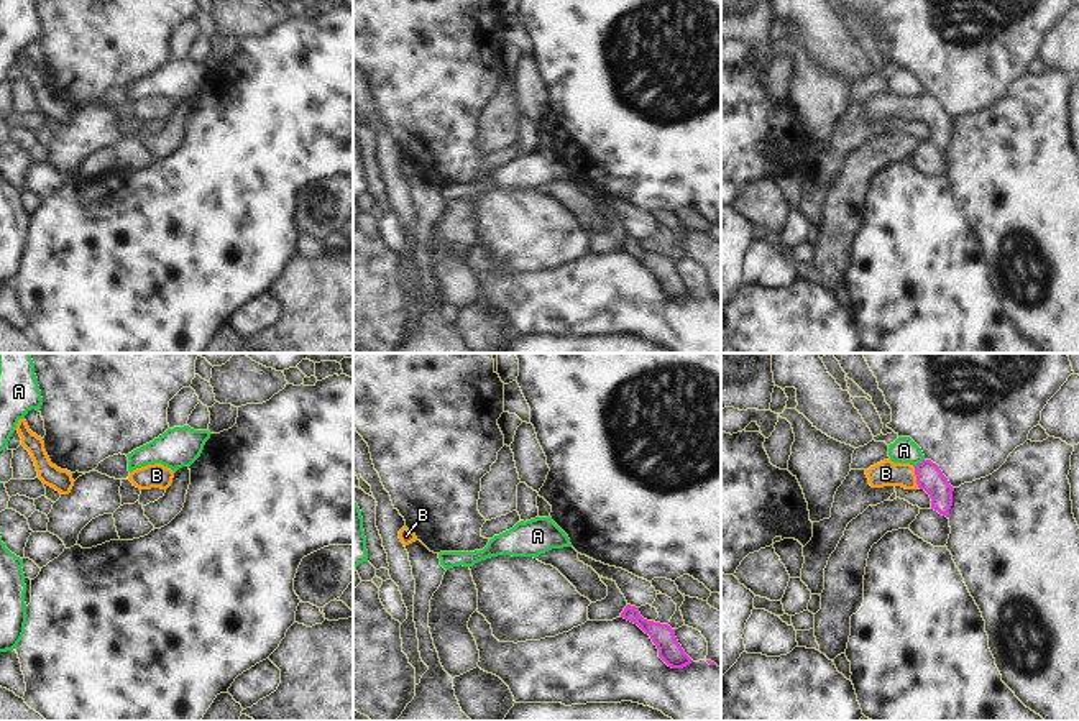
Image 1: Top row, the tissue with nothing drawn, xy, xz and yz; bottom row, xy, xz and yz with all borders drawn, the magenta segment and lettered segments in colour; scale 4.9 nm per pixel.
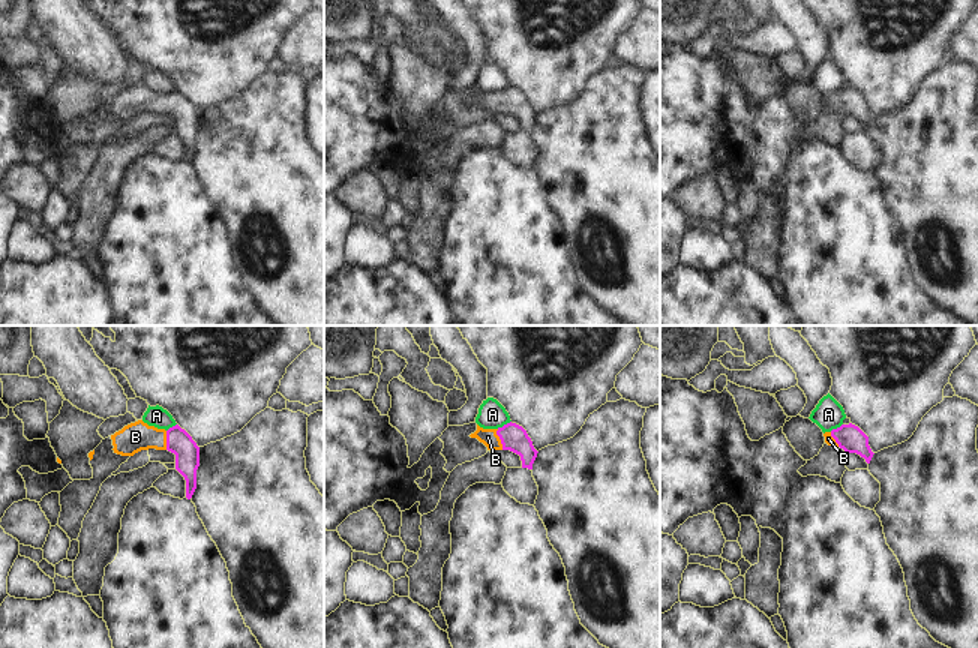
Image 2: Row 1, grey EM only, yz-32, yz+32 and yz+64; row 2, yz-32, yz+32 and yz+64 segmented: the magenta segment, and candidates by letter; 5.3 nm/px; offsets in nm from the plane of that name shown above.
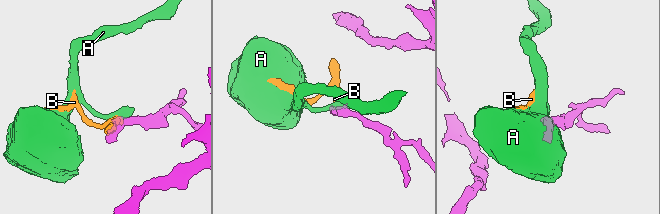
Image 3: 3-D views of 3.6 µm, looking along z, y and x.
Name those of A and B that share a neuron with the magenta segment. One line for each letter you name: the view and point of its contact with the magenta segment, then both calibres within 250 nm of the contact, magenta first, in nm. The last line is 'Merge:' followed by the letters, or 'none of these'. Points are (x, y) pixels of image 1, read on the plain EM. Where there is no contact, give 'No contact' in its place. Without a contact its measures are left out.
B: Touches magenta at yz (917, 109). Thickness 130 nm (magenta) against 130 nm
Merge: B

